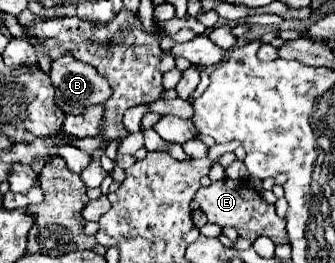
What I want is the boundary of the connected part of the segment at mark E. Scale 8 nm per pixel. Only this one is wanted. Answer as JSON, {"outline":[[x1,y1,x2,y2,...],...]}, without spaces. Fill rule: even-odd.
{"outline":[[223,178,219,182,213,182,207,188,199,188,195,194,195,202,199,204,201,212,207,216,207,220,211,224,217,224,221,228,231,226,237,228,237,232,247,238,247,240,255,240,259,236,269,236,275,244,287,244,287,230,285,230,285,218,279,218,275,212,273,204,265,204,261,200,261,196,251,190,251,182,249,180,231,180,231,178]]}

